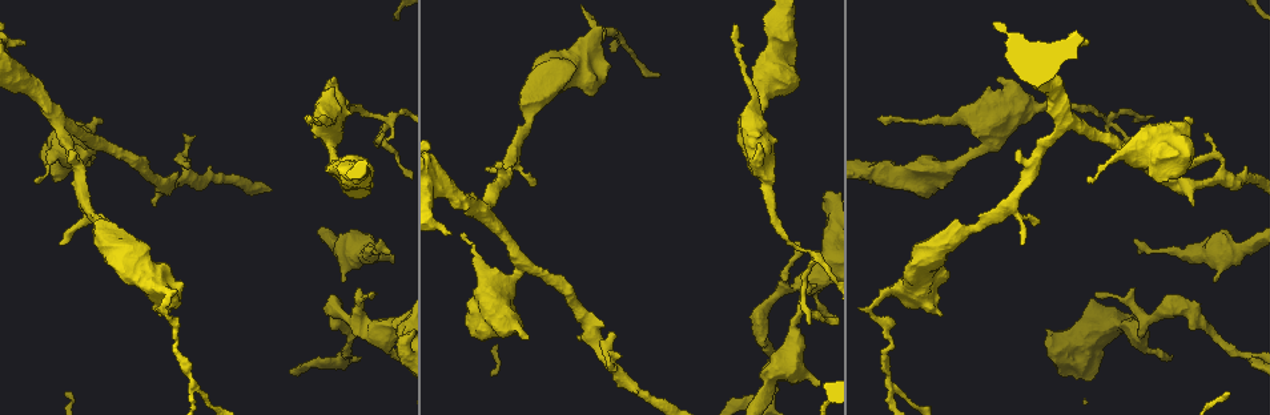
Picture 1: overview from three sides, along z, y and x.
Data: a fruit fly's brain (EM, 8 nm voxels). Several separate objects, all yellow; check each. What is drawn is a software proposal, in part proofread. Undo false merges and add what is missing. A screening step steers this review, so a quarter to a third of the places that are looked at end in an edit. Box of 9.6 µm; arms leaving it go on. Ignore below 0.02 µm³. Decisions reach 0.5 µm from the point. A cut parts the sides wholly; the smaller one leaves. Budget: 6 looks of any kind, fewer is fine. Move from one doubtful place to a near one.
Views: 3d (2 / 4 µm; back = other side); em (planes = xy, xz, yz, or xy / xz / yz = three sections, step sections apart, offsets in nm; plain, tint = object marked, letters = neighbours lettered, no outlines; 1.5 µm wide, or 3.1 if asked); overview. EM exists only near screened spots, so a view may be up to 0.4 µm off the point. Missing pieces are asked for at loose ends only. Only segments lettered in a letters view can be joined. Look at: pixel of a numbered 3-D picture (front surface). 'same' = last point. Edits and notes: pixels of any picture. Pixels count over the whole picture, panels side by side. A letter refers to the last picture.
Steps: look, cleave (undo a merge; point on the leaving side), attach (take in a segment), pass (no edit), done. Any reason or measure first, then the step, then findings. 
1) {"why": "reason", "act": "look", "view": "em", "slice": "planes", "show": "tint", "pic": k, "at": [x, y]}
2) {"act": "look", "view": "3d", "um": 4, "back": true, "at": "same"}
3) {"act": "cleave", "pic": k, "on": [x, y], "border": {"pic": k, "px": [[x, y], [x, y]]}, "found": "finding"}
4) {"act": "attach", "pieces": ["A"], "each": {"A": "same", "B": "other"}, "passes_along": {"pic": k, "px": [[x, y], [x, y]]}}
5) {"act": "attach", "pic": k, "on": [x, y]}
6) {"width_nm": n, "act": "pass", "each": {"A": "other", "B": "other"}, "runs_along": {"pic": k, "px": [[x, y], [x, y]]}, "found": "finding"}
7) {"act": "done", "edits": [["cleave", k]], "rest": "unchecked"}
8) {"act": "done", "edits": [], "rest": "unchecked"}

{"why": "tapers out", "act": "look", "view": "3d", "um": 2, "pic": 1, "at": [534, 185]}

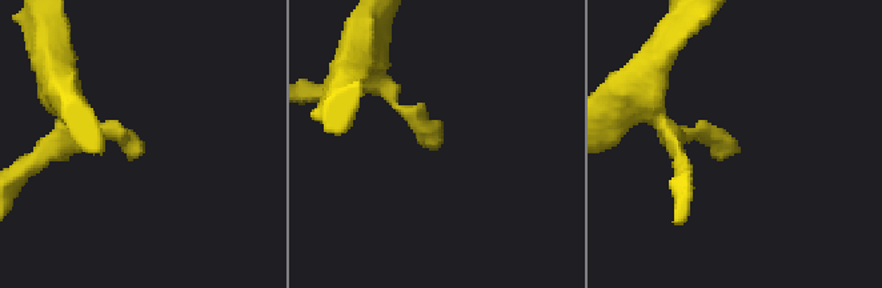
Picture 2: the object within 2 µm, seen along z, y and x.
{"act": "look", "view": "em", "slice": "xz", "step": 8, "show": "tint", "pic": 2, "at": [430, 149]}

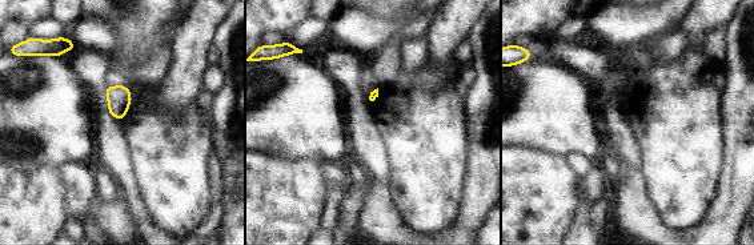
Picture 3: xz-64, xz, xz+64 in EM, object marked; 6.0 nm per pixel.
{"act": "look", "view": "em", "slice": "yz", "step": 8, "show": "letters", "at": "same"}

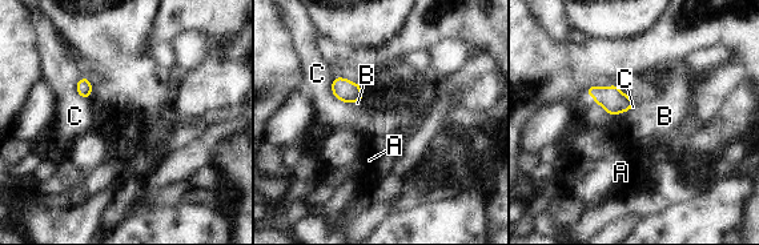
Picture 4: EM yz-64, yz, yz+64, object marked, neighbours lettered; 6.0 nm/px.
{"act": "pass", "each": {"A": "other", "B": "other", "C": "other"}, "border": {"pic": 4, "px": [[617, 113], [609, 115]]}, "found": "none of them fits"}

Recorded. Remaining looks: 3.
{"why": "an open end", "act": "look", "view": "3d", "um": 4, "pic": 1, "at": [1089, 184]}

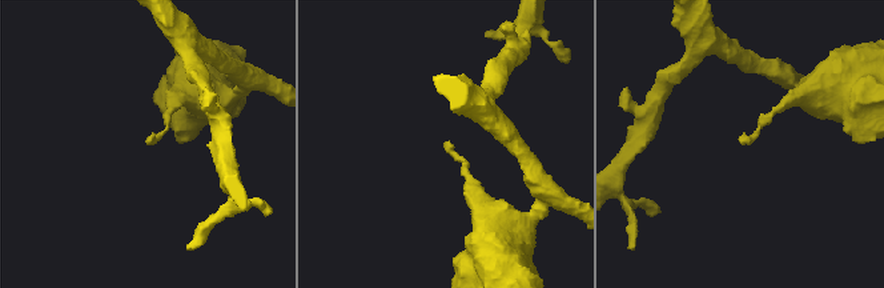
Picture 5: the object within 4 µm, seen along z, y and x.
{"act": "look", "view": "em", "slice": "planes", "show": "letters", "pic": 5, "at": [744, 141]}

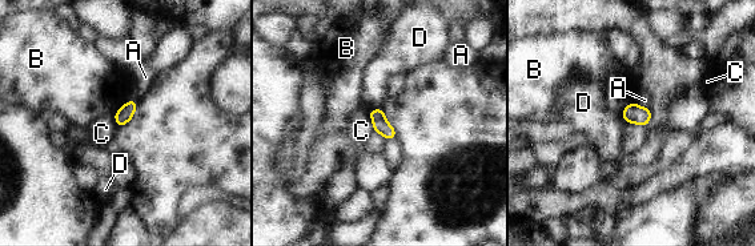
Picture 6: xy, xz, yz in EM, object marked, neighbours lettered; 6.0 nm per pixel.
{"act": "pass", "each": {"A": "other", "B": "other", "C": "other", "D": "other"}, "border": {"pic": 6, "px": [[368, 111], [374, 132]]}, "found": "no lettered segment goes on from it"}

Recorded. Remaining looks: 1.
{"act": "done", "edits": [], "rest": "unchecked"}

